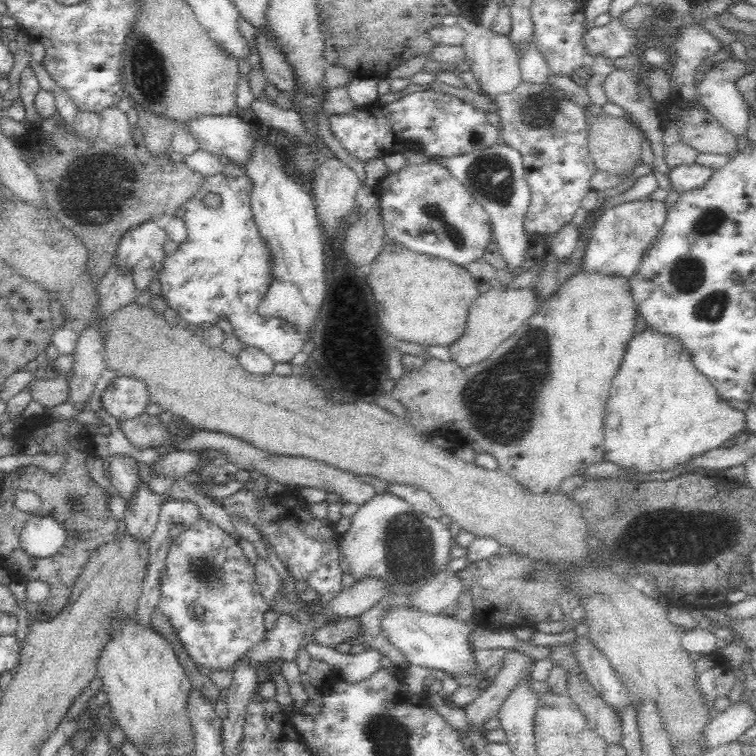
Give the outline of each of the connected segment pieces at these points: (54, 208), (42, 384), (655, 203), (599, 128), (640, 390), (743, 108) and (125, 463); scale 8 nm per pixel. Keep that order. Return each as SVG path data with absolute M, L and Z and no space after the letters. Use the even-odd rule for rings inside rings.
M58 112L48 117L50 130L42 130L42 121L45 118L41 118L36 126L29 126L22 136L13 139L13 143L21 154L25 153L25 163L37 176L44 206L86 243L90 251L90 273L94 273L100 280L107 268L113 264L115 251L126 231L144 221L159 219L163 214L174 216L183 206L183 202L199 189L202 176L182 159L176 163L172 162L171 150L153 153L146 145L144 131L139 128L129 130L129 137L122 144L112 145L99 134L94 138L78 134L74 129L74 122L70 122L70 118L62 118L62 114Z
M54 356L56 378L48 380L34 380L28 384L32 387L32 398L42 404L46 409L50 409L58 404L64 404L69 399L69 370L73 356Z
M628 200L603 209L592 224L584 254L584 269L596 269L628 278L637 269L645 250L654 242L668 218L669 207L664 200Z
M602 111L589 124L587 142L590 156L598 170L628 177L638 164L640 150L642 150L642 129L629 116L611 116Z
M643 330L629 343L620 371L613 377L603 410L603 460L625 472L654 474L688 466L694 458L728 445L746 431L746 412L730 407L704 375L694 369L690 355L680 343ZM618 416L618 426L608 428L606 418Z
M732 57L732 60L720 62L719 65L707 71L702 80L696 84L695 88L699 102L706 108L706 111L712 113L712 115L721 121L721 125L737 138L744 136L744 134L746 135L749 123L748 107L740 93L738 82L742 76L752 74L752 72L754 72L753 62L746 64L746 62L736 60L735 57Z
M114 454L110 458L108 472L111 474L111 485L115 492L127 502L129 494L133 491L139 480L138 463L132 456Z

